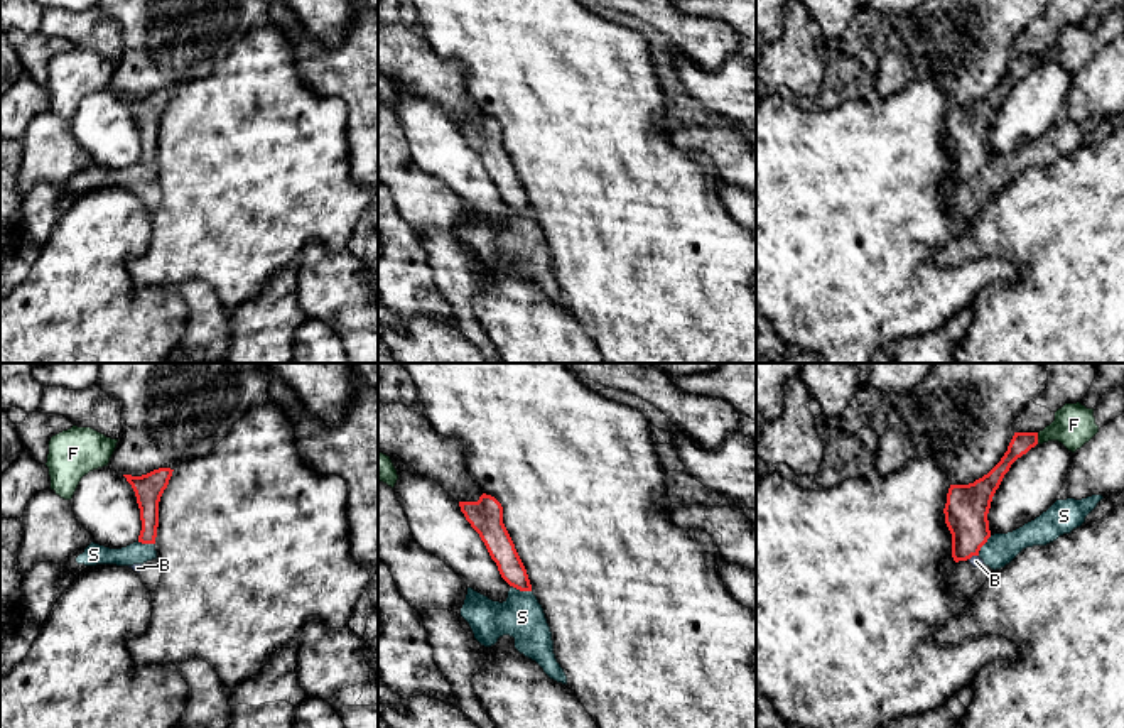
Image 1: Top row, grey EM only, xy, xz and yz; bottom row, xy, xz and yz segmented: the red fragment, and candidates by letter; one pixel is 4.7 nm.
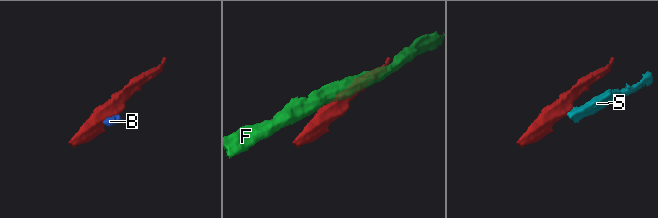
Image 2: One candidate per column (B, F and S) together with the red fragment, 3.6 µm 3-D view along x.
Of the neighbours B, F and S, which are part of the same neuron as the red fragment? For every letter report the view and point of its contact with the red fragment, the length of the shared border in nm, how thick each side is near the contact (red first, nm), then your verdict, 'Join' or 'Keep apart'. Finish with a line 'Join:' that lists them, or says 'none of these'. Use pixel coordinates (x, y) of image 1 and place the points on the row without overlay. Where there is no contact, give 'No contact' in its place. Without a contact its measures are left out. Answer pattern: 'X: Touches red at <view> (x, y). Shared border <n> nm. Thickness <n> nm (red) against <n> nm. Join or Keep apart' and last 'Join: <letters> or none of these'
B: Touches red at yz (972, 176). Shared border 50 nm. Thickness 200 nm (red) against 60 nm. Keep apart
F: Touches red at yz (1037, 59). Shared border 60 nm. Thickness 100 nm (red) against 200 nm. Keep apart
S: Touches red at xz (522, 211). Shared border 100 nm. Thickness 130 nm (red) against 220 nm. Keep apart
Join: none of these

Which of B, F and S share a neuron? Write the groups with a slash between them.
B S / F

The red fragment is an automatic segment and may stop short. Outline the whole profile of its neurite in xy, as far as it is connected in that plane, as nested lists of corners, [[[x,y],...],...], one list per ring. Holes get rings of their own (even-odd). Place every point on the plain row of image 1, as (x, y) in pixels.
[[[159,90],[142,98],[123,96],[132,106],[140,130],[142,152],[138,164],[155,166],[159,149],[159,123],[172,98],[170,90]]]

